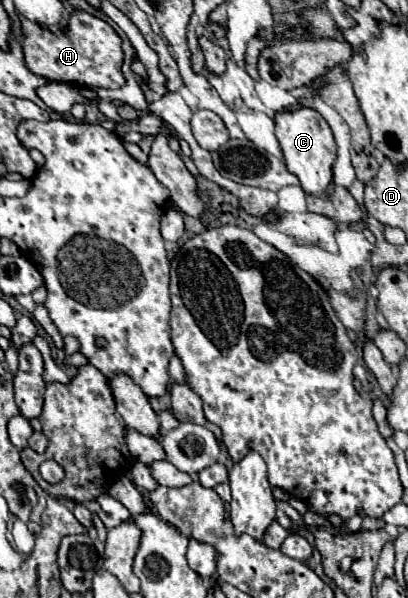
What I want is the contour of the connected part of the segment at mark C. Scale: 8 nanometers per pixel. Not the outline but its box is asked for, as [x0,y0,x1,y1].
[275,108,337,194]

